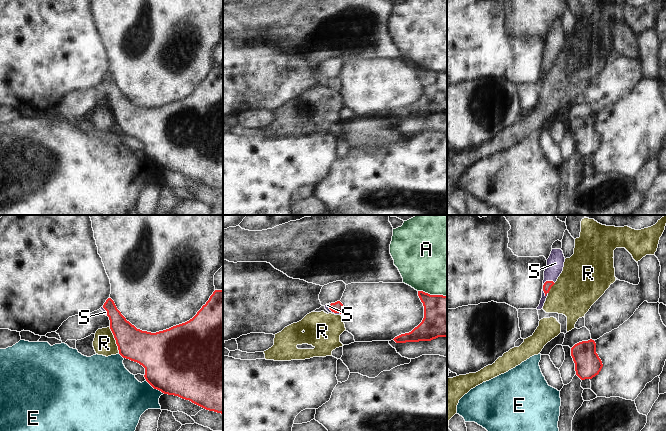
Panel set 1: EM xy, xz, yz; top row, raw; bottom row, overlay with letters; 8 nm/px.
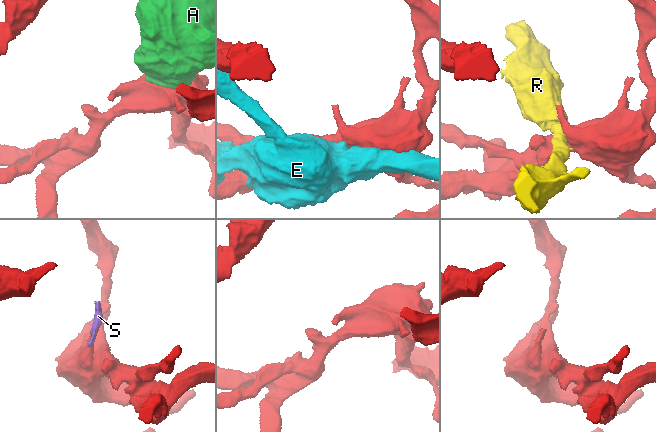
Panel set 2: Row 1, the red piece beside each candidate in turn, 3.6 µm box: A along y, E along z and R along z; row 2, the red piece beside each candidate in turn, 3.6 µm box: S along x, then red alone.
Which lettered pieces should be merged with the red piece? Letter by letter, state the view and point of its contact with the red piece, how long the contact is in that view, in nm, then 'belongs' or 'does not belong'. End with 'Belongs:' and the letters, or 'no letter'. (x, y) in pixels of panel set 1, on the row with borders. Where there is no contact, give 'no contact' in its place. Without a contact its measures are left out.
A: xz (432, 295) | 240 nm | does not belong
E: xy (155, 388) | 190 nm | does not belong
R: xy (115, 339) | 220 nm | does not belong
S: yz (548, 281) | 100 nm | belongs
Belongs: S

